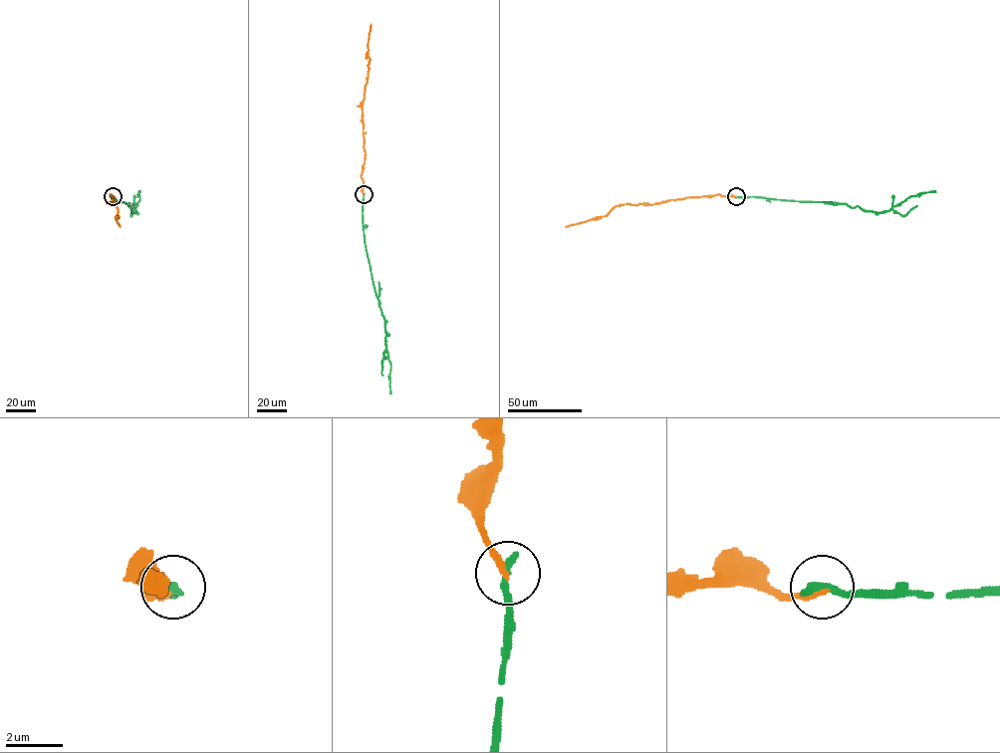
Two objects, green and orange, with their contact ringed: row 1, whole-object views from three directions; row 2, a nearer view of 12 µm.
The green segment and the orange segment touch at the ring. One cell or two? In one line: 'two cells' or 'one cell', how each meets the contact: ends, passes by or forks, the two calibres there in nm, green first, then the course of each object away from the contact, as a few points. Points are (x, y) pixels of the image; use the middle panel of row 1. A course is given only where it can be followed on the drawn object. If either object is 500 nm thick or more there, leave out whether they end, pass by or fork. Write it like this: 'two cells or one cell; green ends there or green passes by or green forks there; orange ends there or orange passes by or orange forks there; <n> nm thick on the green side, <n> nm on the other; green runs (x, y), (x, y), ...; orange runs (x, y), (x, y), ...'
two cells; green ends there; orange ends there; 340 nm thick on the green side, 280 nm on the other; green runs (364, 194), (364, 237), (385, 323), (385, 350), (391, 368), (390, 394); orange runs (364, 194), (362, 103), (370, 69), (368, 41), (372, 24)

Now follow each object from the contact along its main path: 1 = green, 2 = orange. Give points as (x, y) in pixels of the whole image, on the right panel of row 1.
1: (736, 196), (835, 202), (883, 213), (909, 197), (936, 191)
2: (736, 196), (717, 194), (649, 204), (620, 204), (606, 215), (566, 226)

